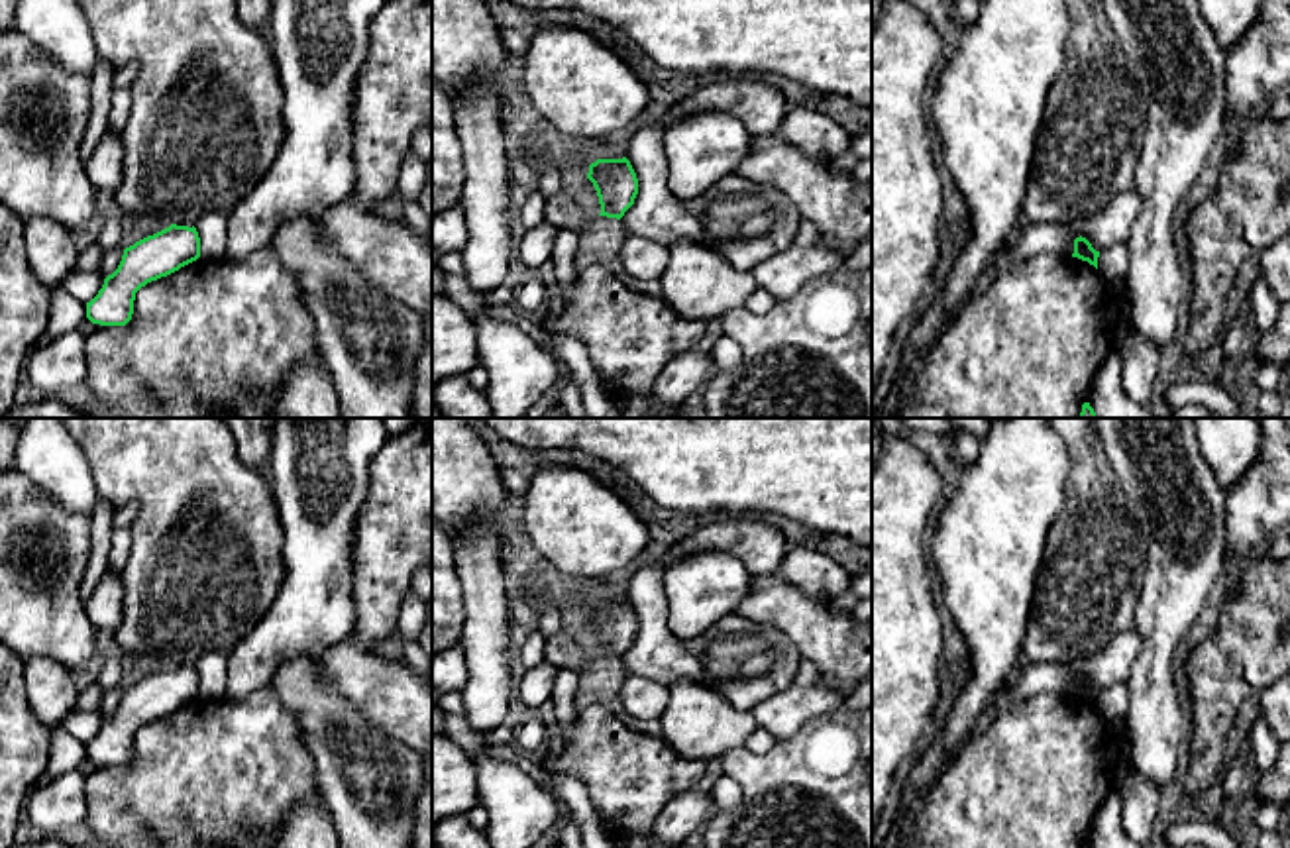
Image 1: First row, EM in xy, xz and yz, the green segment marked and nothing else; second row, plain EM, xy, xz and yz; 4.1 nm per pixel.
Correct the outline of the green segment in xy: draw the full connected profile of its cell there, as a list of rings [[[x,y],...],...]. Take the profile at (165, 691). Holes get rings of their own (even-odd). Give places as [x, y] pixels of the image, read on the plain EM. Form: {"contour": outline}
{"contour": [[[171,663],[124,689],[118,709],[104,718],[98,734],[86,742],[86,758],[100,766],[126,766],[134,754],[135,732],[151,720],[167,716],[200,697],[196,667]]]}

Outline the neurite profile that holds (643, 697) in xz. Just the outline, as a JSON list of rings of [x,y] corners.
[[[626,675],[620,701],[630,716],[658,720],[668,707],[670,687],[642,675]]]

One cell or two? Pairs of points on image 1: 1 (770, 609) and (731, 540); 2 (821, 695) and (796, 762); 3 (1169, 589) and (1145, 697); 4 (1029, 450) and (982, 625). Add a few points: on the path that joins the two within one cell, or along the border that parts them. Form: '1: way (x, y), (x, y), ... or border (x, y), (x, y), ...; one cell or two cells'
1: border (776, 572), (752, 576); two cells
2: border (841, 703), (776, 741); two cells
3: way (1163, 617), (1153, 670); one cell
4: way (1014, 493), (988, 542), (988, 582); one cell

